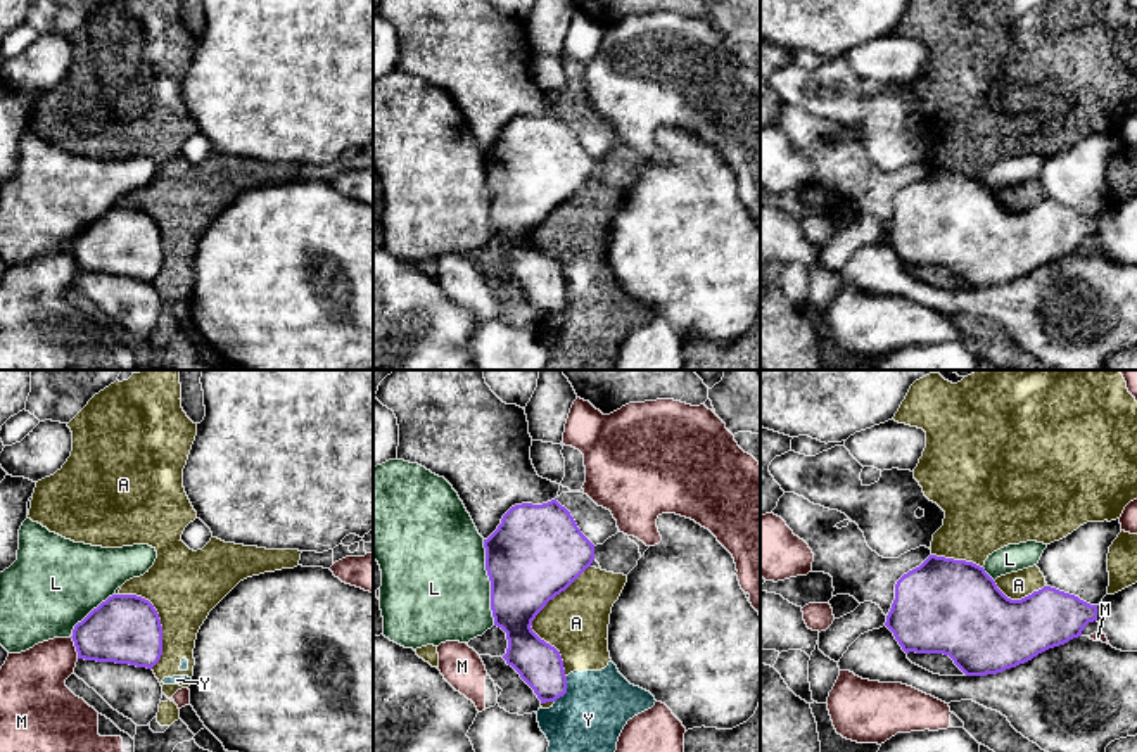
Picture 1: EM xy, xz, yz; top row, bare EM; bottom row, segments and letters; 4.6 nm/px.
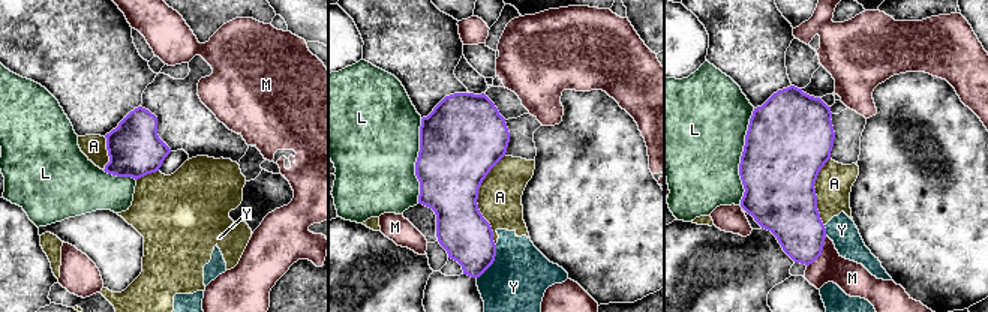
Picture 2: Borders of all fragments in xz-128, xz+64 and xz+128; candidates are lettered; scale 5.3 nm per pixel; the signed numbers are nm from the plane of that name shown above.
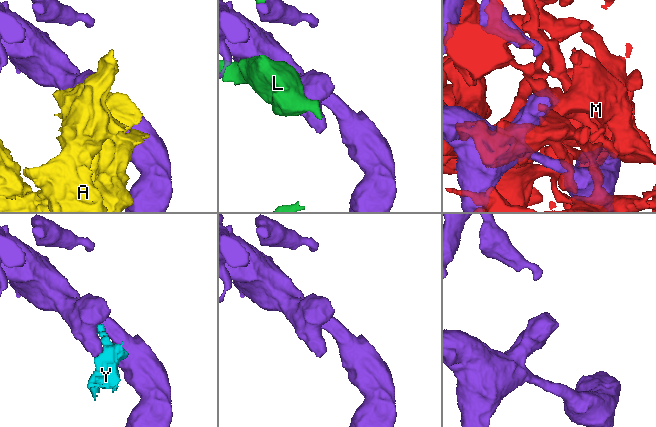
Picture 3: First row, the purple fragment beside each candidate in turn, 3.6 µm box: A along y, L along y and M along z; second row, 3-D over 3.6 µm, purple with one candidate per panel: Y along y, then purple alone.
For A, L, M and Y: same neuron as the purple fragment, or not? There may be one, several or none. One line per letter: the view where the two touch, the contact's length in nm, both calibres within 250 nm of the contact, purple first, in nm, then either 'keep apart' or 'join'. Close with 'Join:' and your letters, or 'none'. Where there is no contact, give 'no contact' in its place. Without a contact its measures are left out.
A: xz | 550 nm | 380/300 nm | keep apart
L: xz | 400 nm | 420/480 nm | keep apart
M: xy | 110 nm | 320/280 nm | keep apart
Y: xz | 140 nm | 200/340 nm | keep apart
Join: none

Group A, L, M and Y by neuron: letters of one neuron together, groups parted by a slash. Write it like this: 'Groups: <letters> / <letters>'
Groups: A Y / L / M

